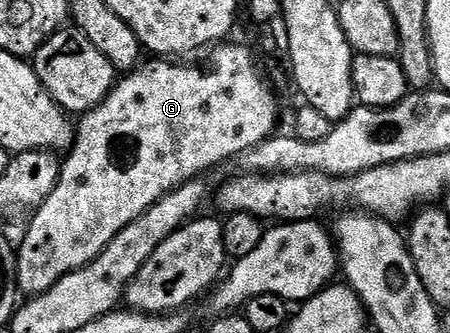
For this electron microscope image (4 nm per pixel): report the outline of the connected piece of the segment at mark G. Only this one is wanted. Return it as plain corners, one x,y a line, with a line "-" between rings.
222,44
213,51
214,63
211,64
210,70
197,70
190,64
175,64
170,60
150,60
145,64
129,71
125,76
117,79
116,85
110,90
108,95
101,104
94,110
89,110
87,114
77,123
76,137
72,149
65,155
62,162
62,171
58,177
56,188
52,188
52,196
44,200
44,204
33,211
30,227
26,230
26,235
22,238
22,246
17,247
18,256
18,289
23,295
33,296
48,292
52,284
56,284
65,274
72,273
82,266
89,264
91,260
97,258
105,246
116,237
132,220
144,216
148,208
157,204
165,194
171,194
177,186
182,186
186,182
193,182
203,177
205,170
210,170
213,166
218,166
221,162
237,159
248,148
260,144
265,138
271,137
278,126
278,98
270,91
270,86
266,83
266,78
262,75
262,70
258,67
258,62
254,59
254,54
246,46
230,46
231,44

